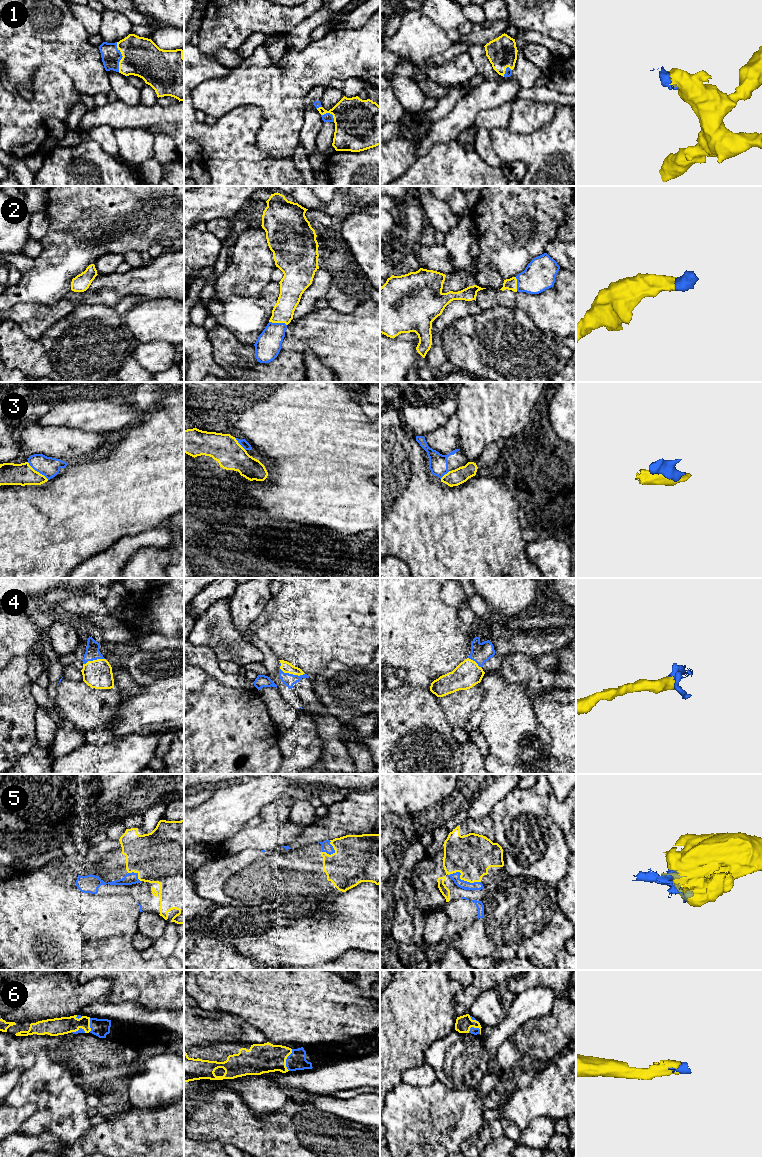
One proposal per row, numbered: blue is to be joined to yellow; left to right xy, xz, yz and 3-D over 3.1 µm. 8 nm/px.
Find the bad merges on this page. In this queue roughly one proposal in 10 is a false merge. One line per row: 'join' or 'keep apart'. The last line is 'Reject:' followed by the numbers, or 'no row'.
1: join
2: join
3: keep apart
4: join
5: join
6: join
Reject: 3

